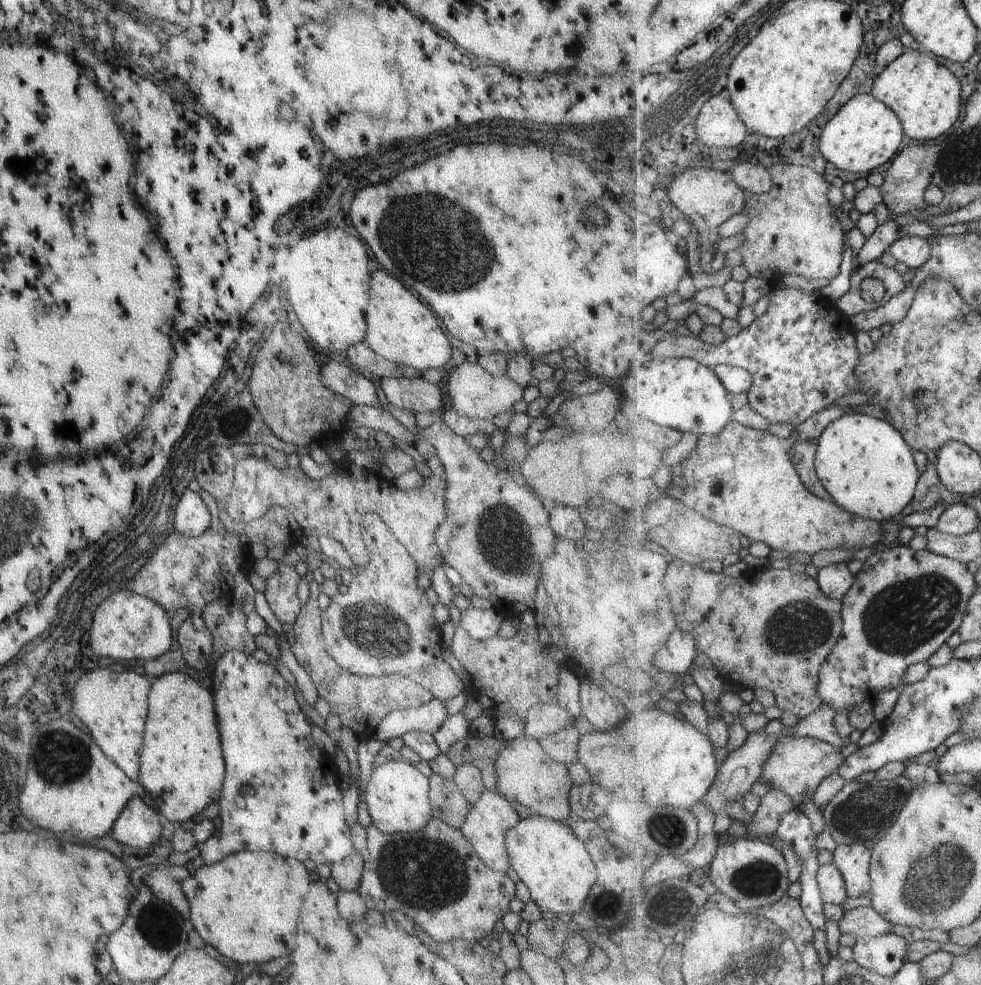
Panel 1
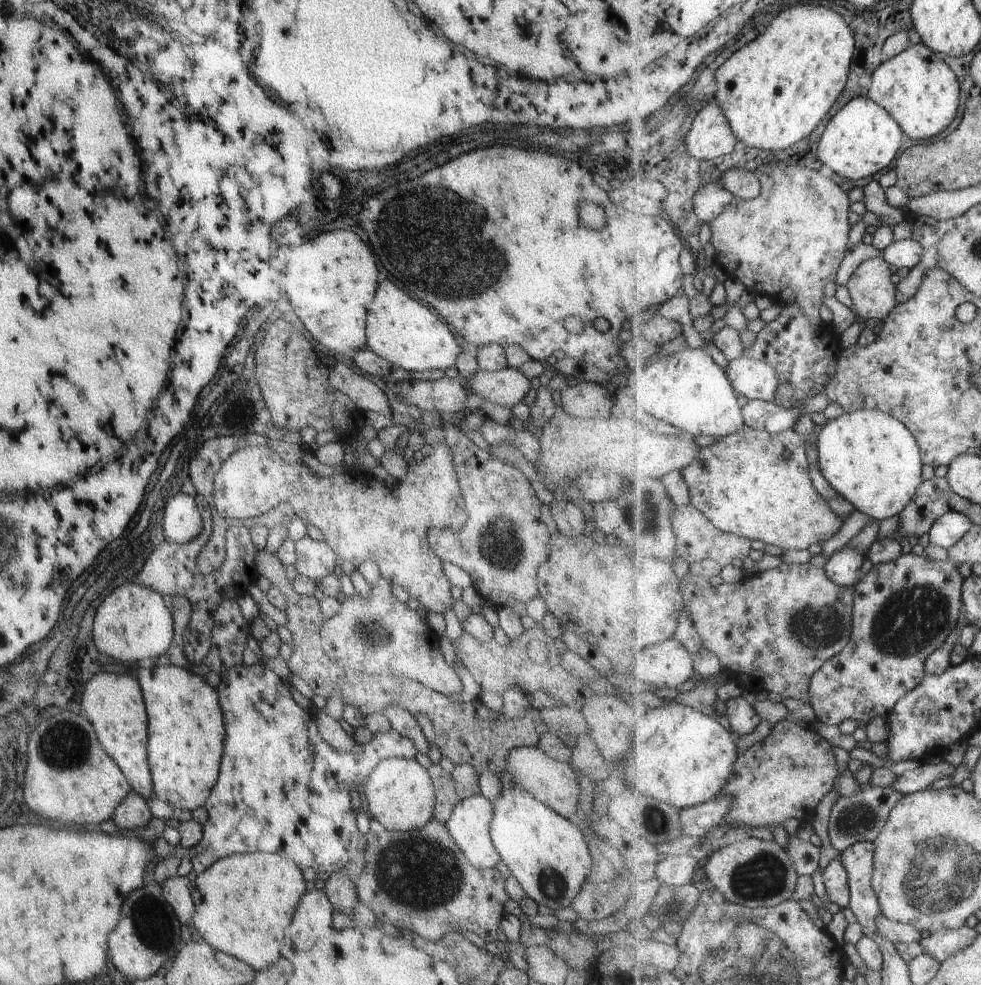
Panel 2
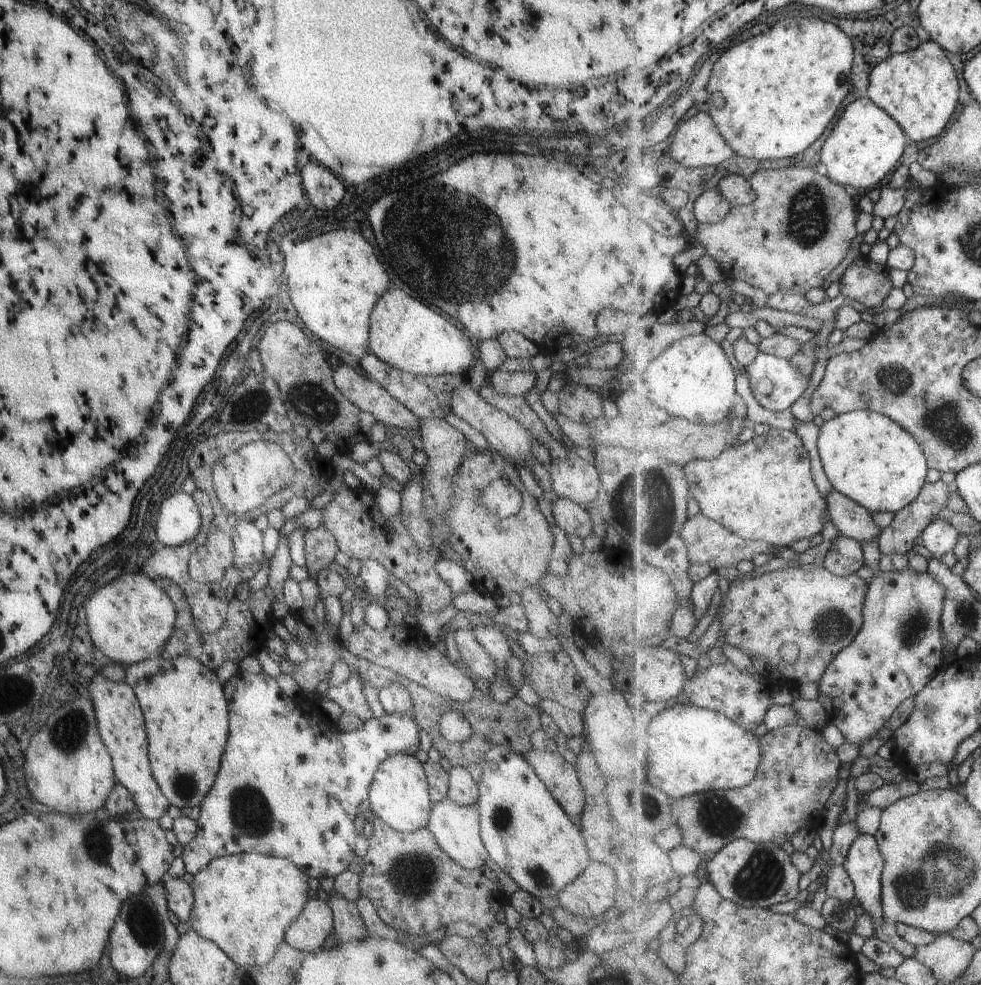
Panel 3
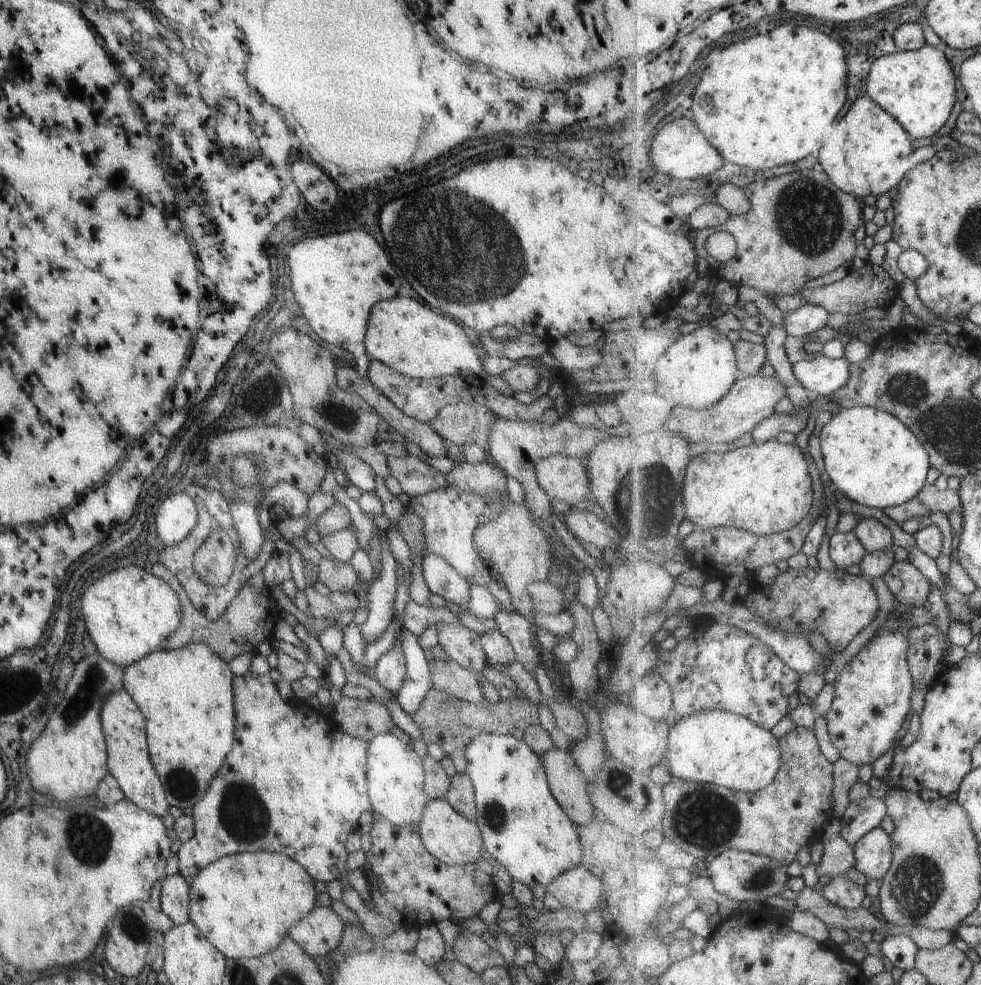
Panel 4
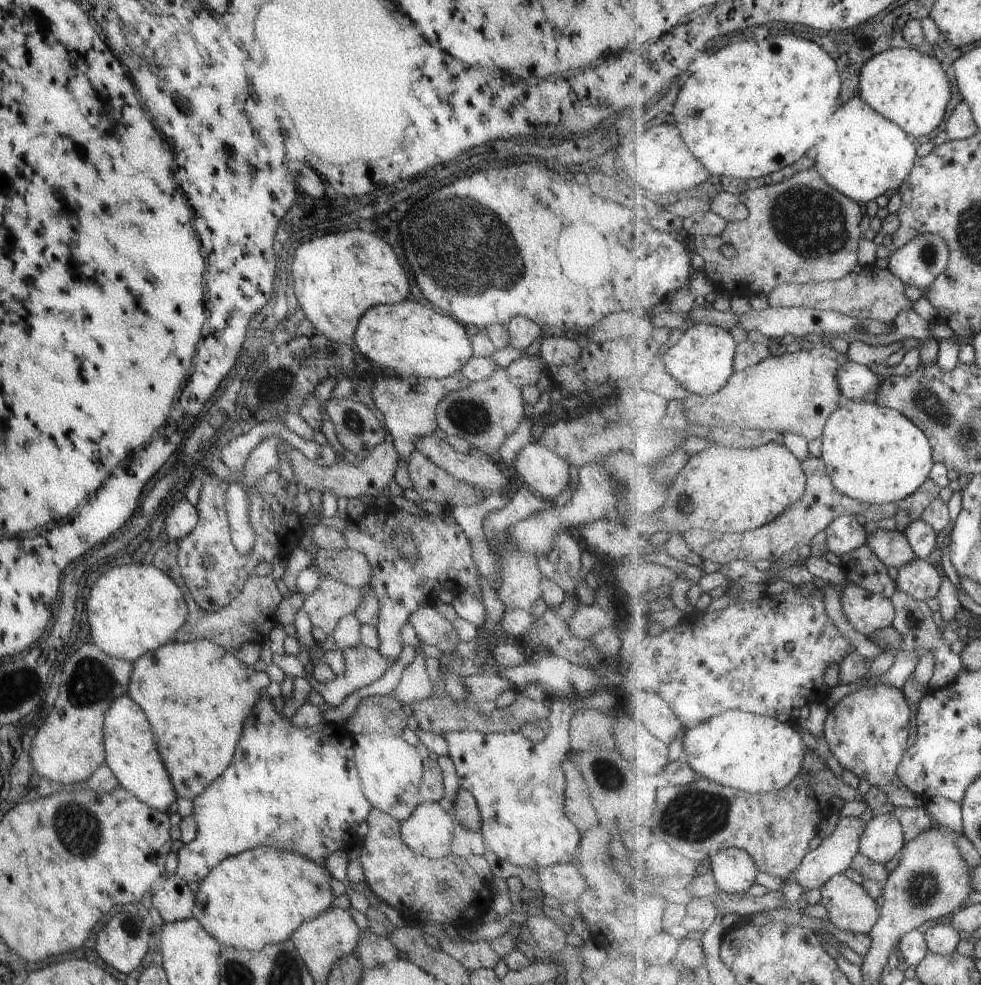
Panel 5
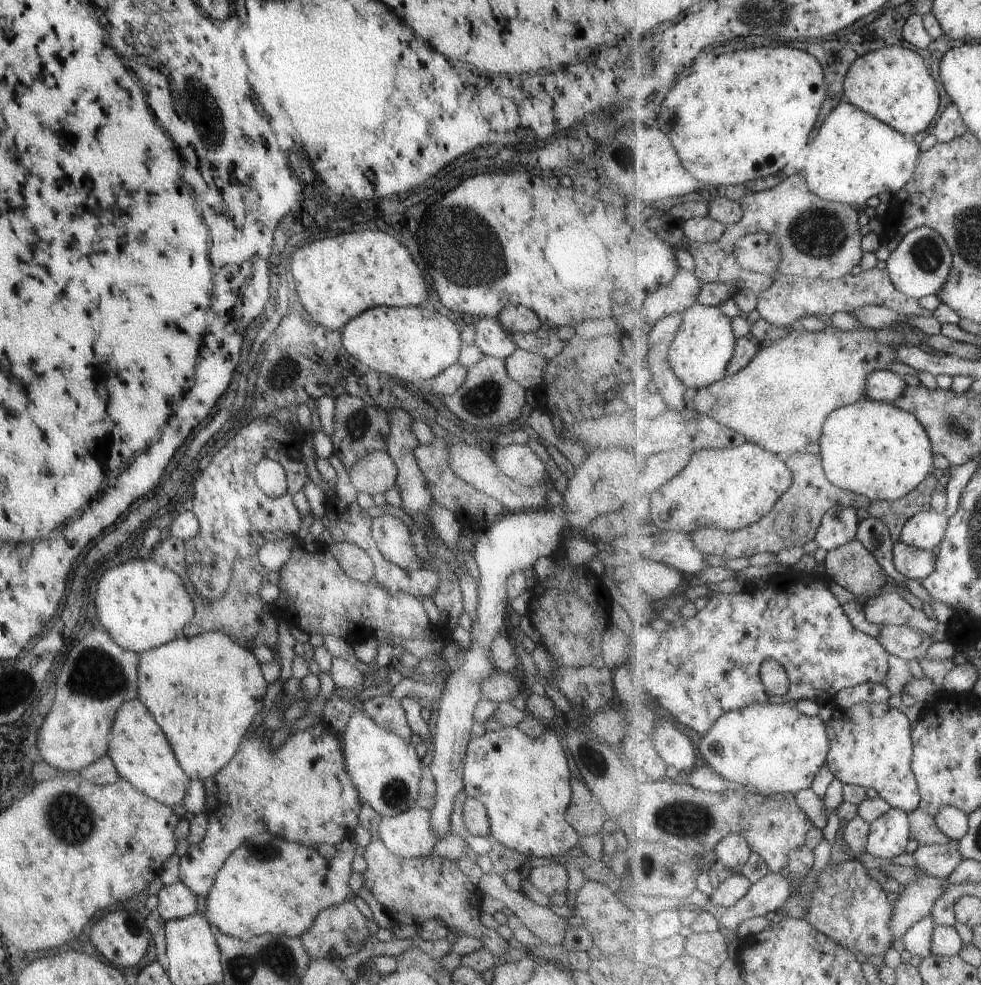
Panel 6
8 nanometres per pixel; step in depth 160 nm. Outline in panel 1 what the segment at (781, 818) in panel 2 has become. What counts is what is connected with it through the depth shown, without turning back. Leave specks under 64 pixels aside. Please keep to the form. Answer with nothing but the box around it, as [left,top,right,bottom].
[761,732,846,804]

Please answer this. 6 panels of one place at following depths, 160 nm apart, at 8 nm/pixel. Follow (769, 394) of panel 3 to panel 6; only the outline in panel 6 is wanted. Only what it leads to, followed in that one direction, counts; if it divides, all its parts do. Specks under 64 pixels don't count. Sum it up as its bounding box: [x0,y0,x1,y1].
[866,369,905,403]

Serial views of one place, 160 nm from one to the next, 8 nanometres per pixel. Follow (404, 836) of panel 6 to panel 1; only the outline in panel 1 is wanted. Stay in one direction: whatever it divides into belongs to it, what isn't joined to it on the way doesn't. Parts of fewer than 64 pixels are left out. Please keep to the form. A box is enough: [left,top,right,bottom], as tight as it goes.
[459,790,519,872]

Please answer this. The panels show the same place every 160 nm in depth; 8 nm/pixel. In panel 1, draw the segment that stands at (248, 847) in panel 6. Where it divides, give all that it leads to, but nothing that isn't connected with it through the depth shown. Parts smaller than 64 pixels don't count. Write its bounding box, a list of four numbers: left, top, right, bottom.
[181,851,308,966]

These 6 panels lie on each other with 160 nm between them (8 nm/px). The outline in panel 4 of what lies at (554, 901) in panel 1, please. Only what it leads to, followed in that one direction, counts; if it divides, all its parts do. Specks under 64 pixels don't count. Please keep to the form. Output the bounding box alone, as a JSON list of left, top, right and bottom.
[462,733,582,886]

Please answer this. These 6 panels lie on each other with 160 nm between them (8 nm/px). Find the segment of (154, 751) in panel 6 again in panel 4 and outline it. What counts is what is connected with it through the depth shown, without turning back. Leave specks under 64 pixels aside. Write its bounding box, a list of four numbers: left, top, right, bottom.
[100,688,167,816]

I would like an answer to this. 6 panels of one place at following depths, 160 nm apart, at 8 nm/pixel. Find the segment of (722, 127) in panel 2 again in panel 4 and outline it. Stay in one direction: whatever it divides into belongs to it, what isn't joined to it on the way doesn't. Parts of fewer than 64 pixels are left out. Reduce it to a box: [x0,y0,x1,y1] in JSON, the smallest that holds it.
[653,118,726,180]

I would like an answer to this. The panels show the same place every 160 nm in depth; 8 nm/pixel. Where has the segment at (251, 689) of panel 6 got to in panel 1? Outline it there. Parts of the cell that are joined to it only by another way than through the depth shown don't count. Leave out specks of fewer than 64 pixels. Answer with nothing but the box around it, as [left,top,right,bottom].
[137,670,223,825]

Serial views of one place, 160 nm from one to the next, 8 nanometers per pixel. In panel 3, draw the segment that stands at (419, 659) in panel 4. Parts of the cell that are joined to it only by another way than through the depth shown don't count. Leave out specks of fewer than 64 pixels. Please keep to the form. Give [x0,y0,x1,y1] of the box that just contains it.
[181,671,418,878]

